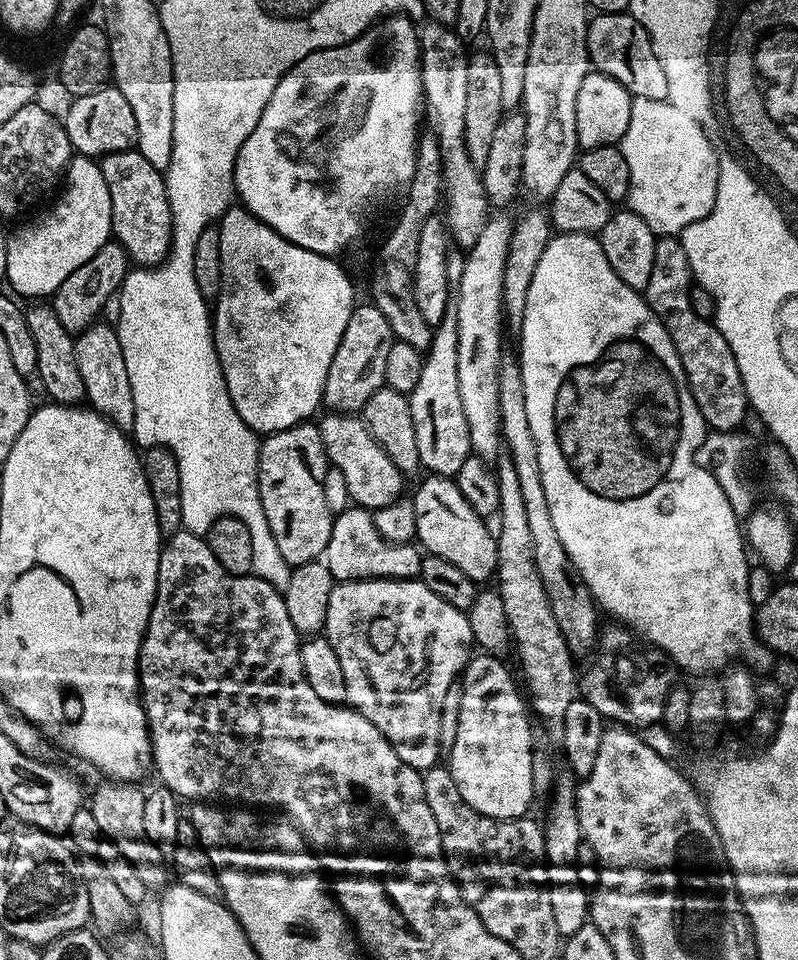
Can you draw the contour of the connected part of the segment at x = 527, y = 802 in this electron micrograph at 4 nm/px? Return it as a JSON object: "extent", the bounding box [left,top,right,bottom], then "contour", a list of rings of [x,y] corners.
{"extent":[446,654,534,820],"contour":[[[476,654],[473,655],[472,659],[469,660],[467,666],[464,667],[463,673],[462,673],[462,679],[459,681],[460,689],[462,690],[462,698],[460,699],[460,709],[458,710],[458,732],[457,732],[457,738],[454,740],[454,746],[451,755],[447,757],[446,762],[448,762],[449,766],[452,768],[450,769],[450,775],[454,778],[454,782],[458,786],[458,794],[462,794],[462,798],[466,803],[470,805],[471,808],[474,810],[478,810],[482,814],[486,814],[490,818],[498,818],[499,820],[519,820],[521,818],[527,817],[529,815],[528,807],[532,804],[532,799],[534,799],[534,793],[532,791],[532,753],[534,751],[534,745],[532,745],[532,724],[533,721],[530,719],[530,712],[529,709],[526,707],[526,700],[525,697],[522,695],[520,697],[520,692],[518,689],[516,689],[516,684],[514,681],[512,681],[512,676],[510,673],[508,673],[508,668],[506,665],[504,665],[505,661],[501,659],[499,656],[489,656],[487,654]]]}

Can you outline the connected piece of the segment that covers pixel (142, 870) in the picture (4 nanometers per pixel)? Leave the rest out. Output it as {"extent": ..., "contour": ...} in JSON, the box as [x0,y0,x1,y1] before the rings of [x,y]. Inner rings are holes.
{"extent":[90,779,170,890],"contour":[[[105,779],[103,783],[93,790],[92,801],[90,801],[92,813],[100,827],[101,837],[118,846],[118,850],[138,870],[138,878],[142,878],[142,882],[146,882],[150,890],[163,889],[170,880],[169,869],[165,864],[166,852],[146,834],[145,789],[140,789],[139,783],[123,780]],[[163,860],[166,869],[164,869]]]}

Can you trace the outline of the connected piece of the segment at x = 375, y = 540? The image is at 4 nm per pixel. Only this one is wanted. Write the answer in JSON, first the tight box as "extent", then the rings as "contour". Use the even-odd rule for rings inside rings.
{"extent":[322,506,422,582],"contour":[[[355,506],[348,507],[344,512],[335,513],[330,530],[330,542],[326,546],[322,560],[326,565],[326,570],[336,582],[341,580],[414,580],[419,577],[422,570],[422,552],[415,543],[391,544],[386,542],[382,534],[378,534],[378,526],[374,526],[372,512],[367,508]]]}

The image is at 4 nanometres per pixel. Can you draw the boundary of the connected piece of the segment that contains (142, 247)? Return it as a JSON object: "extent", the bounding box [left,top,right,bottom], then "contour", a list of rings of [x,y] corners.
{"extent":[99,150,172,266],"contour":[[[135,150],[115,152],[99,161],[106,190],[110,190],[112,236],[126,250],[136,266],[156,266],[164,259],[172,243],[172,215],[164,185],[164,172],[150,166]]]}

